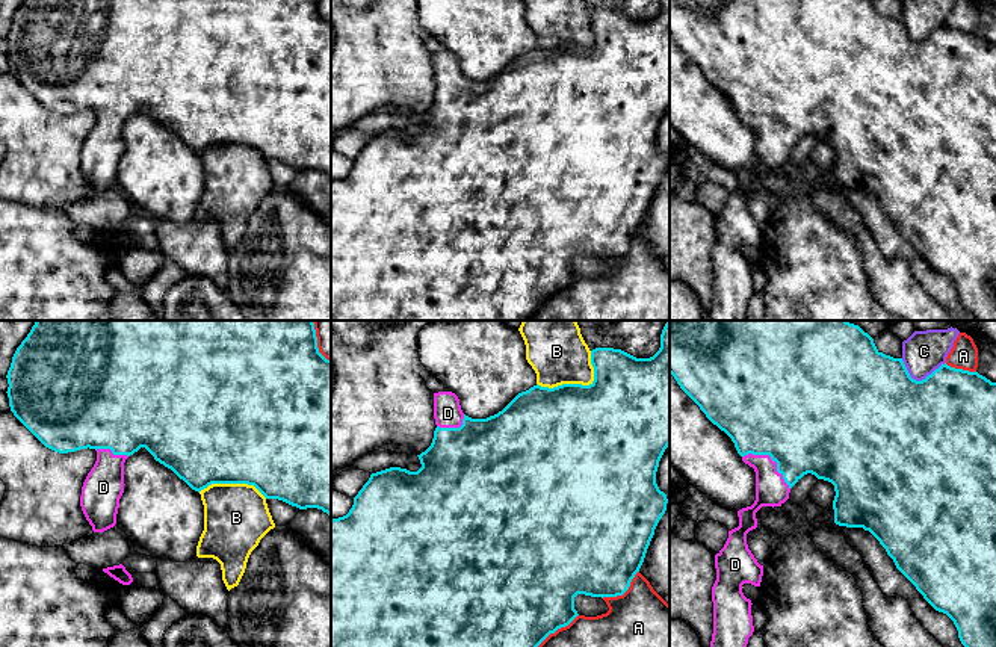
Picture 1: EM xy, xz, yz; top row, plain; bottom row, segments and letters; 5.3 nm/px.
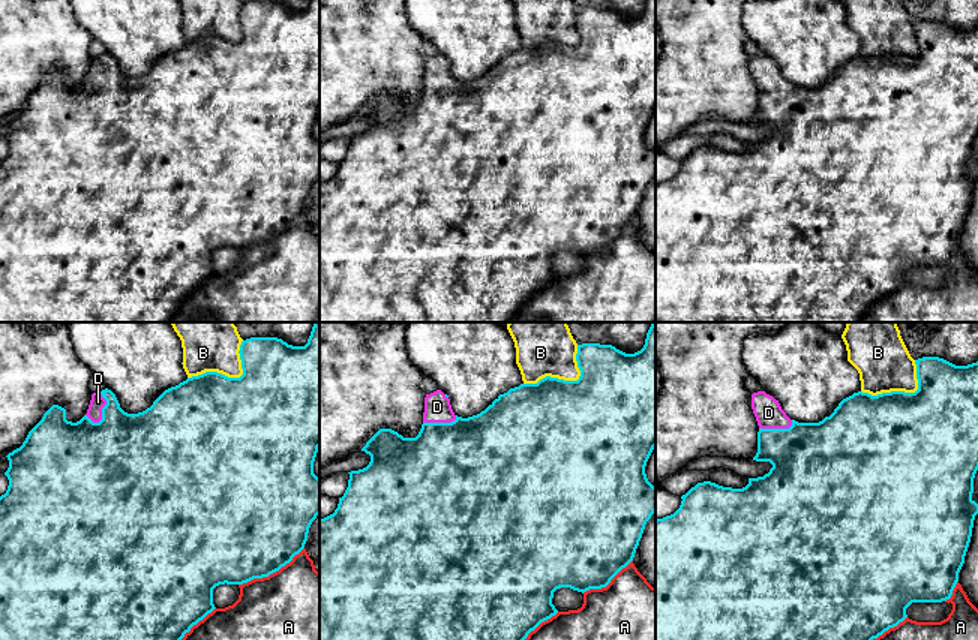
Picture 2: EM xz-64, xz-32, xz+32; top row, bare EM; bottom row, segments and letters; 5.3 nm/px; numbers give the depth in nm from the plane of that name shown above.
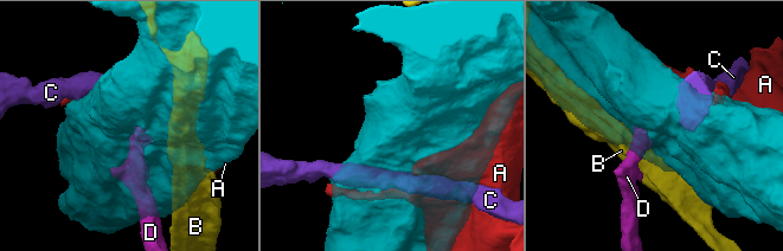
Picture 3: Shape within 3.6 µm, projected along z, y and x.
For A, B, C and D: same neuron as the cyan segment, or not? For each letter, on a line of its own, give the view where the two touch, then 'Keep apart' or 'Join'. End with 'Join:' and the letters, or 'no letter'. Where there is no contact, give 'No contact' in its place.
A: Touches cyan in xz. Keep apart
B: Touches cyan in xz. Keep apart
C: Touches cyan in yz. Keep apart
D: Touches cyan in yz. Join
Join: D

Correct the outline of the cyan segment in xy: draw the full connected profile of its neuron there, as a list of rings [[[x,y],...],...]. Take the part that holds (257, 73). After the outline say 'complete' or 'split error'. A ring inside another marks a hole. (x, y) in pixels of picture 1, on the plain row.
[[[24,0],[6,39],[11,73],[45,109],[59,115],[88,109],[97,112],[97,122],[80,157],[82,172],[94,193],[116,186],[125,147],[124,124],[141,109],[198,154],[212,145],[248,145],[266,160],[278,160],[299,171],[317,169],[331,178],[331,21],[319,14],[317,0]]]; split error

